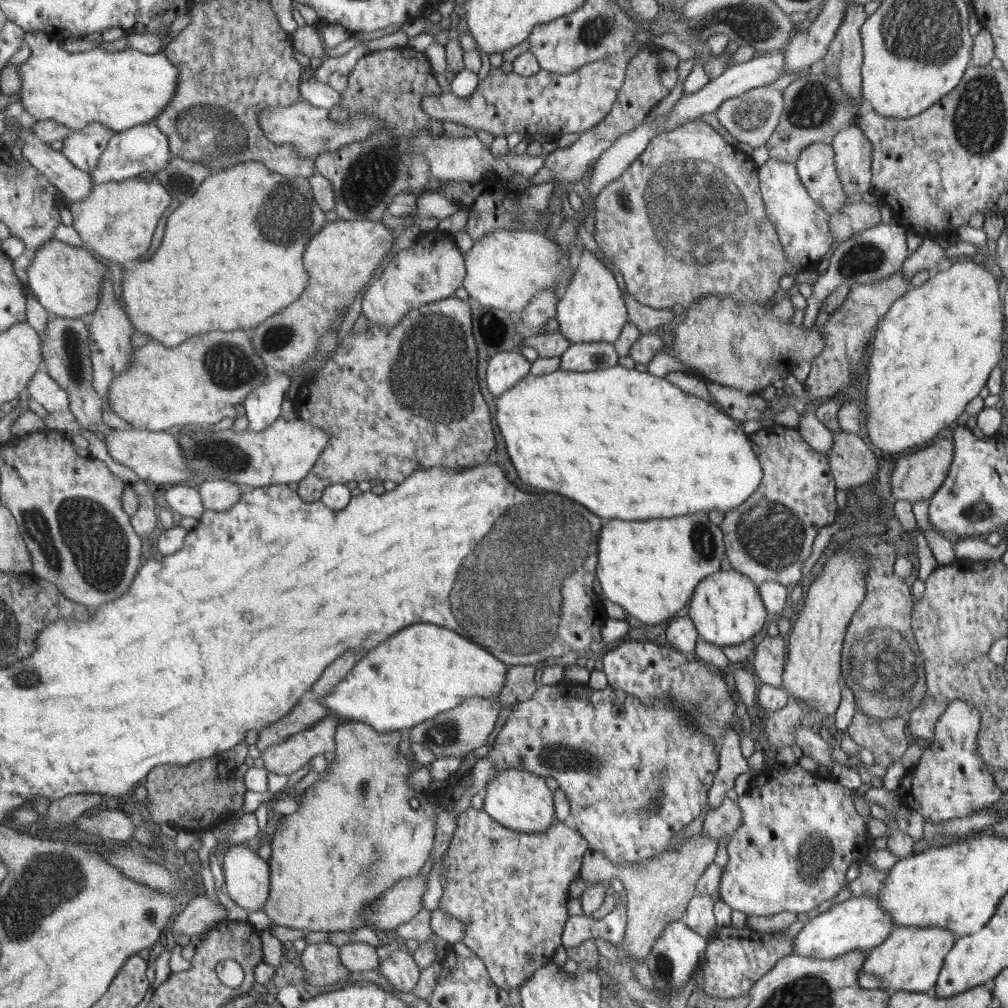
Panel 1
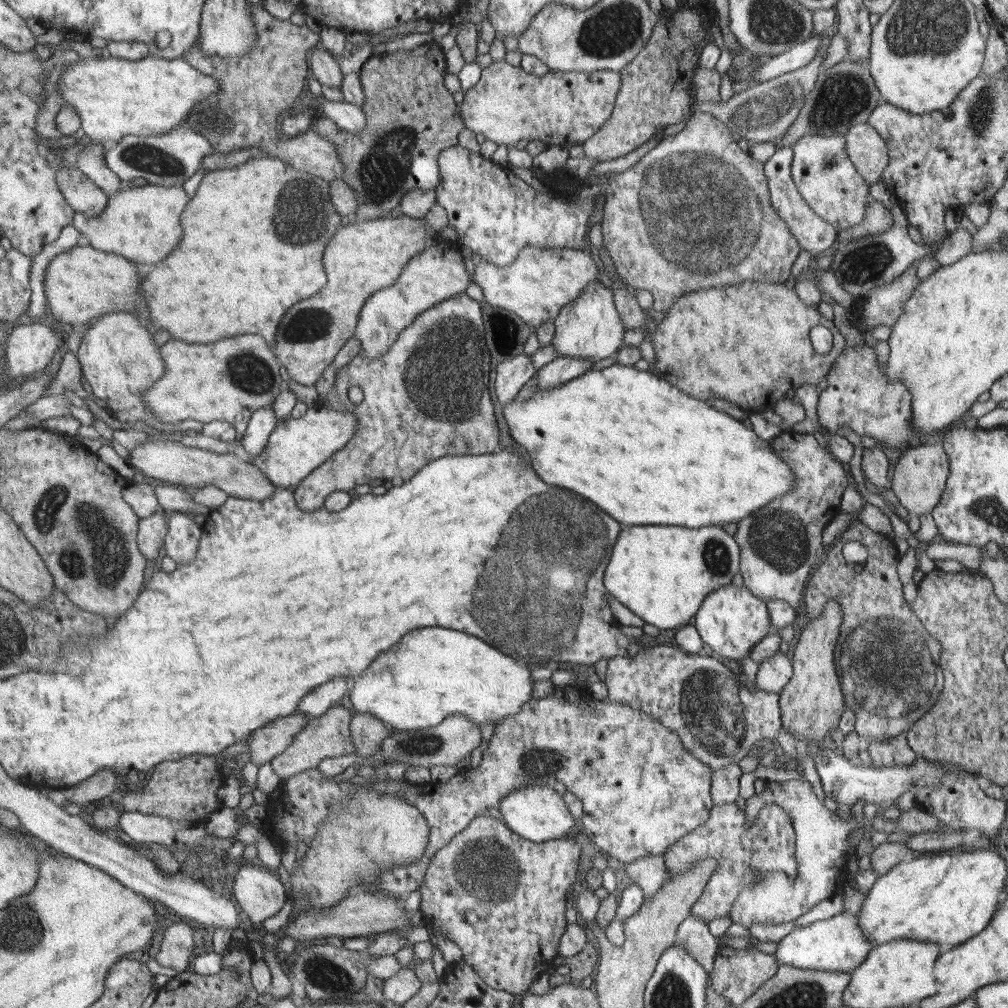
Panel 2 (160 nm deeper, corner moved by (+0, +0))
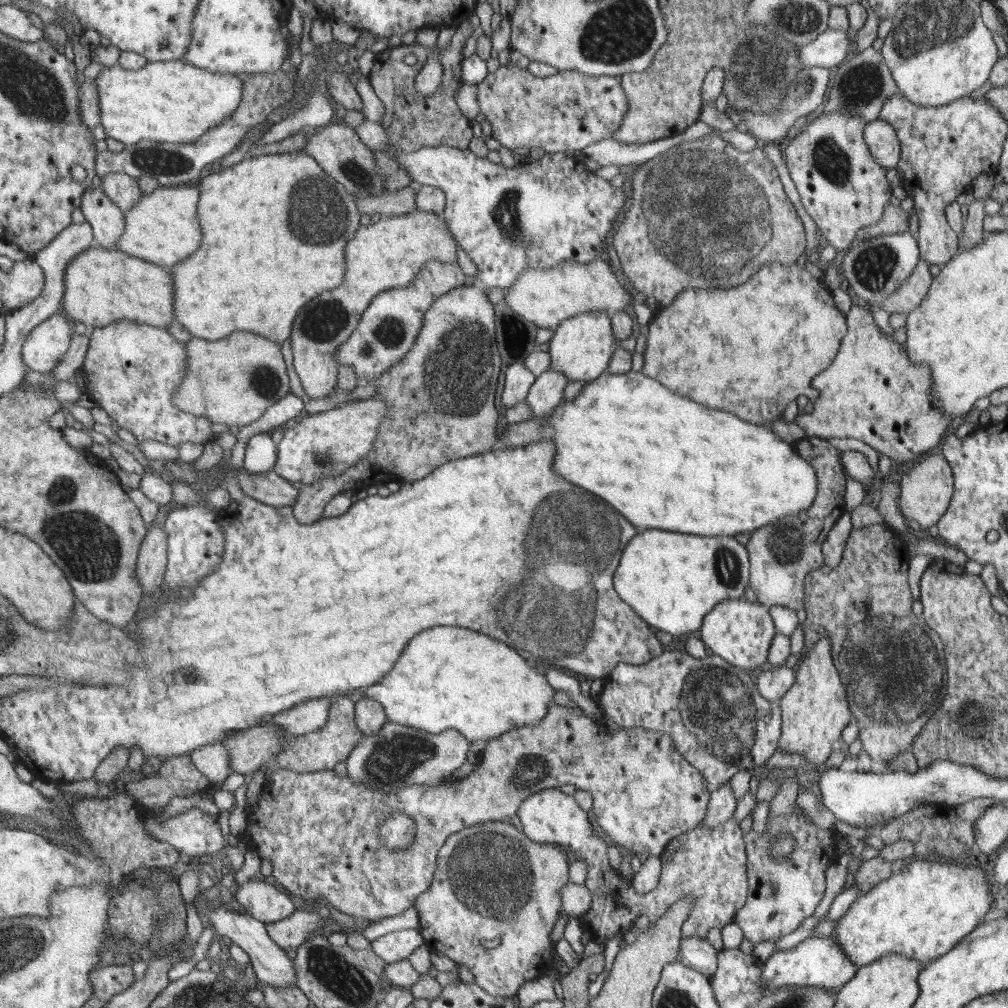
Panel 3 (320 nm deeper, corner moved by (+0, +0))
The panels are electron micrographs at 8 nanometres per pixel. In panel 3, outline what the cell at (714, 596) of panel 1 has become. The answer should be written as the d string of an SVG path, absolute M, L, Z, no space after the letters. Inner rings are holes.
M742 598L728 599L716 604L716 607L704 617L697 635L710 654L720 657L732 666L754 670L767 662L768 649L777 633L769 608L760 602L752 603Z

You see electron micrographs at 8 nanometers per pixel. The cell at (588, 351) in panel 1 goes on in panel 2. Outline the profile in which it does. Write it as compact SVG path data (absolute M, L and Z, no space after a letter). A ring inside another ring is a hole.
M558 356L546 366L537 369L537 389L545 390L545 388L554 388L562 384L566 385L568 381L576 379L590 370L592 365L593 362L587 360L587 358Z

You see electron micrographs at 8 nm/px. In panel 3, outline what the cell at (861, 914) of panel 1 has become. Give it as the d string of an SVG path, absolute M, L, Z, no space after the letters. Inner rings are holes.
M833 935L827 938L809 937L801 941L793 949L774 951L763 964L761 983L765 986L764 993L783 986L815 986L816 988L836 988L844 986L858 970L843 953Z

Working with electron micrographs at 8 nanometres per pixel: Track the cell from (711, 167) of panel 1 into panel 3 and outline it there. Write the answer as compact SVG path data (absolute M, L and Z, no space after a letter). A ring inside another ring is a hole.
M706 135L702 139L684 141L674 148L668 148L657 158L647 160L641 170L632 177L634 191L632 192L631 205L627 208L626 218L618 227L612 247L616 249L621 262L622 271L625 275L625 282L637 292L637 294L650 303L658 302L664 307L669 305L679 292L686 289L714 289L730 288L730 284L744 284L770 261L778 261L783 265L796 263L806 248L806 232L802 220L796 213L796 209L790 199L785 195L779 176L775 171L774 164L770 164L766 153L758 149L748 152L738 151L729 143L724 142L718 135Z

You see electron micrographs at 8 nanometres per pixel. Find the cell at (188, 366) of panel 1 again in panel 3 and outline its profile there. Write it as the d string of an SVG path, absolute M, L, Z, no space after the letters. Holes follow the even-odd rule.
M234 331L216 341L192 337L185 347L189 354L187 375L173 396L175 405L183 411L240 428L256 422L272 404L290 392L281 346L258 333Z

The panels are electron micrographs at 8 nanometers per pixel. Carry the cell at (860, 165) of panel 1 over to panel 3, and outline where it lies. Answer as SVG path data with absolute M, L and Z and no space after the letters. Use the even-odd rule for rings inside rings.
M874 120L866 124L864 142L871 155L884 170L897 167L901 157L901 147L894 128L884 120Z

